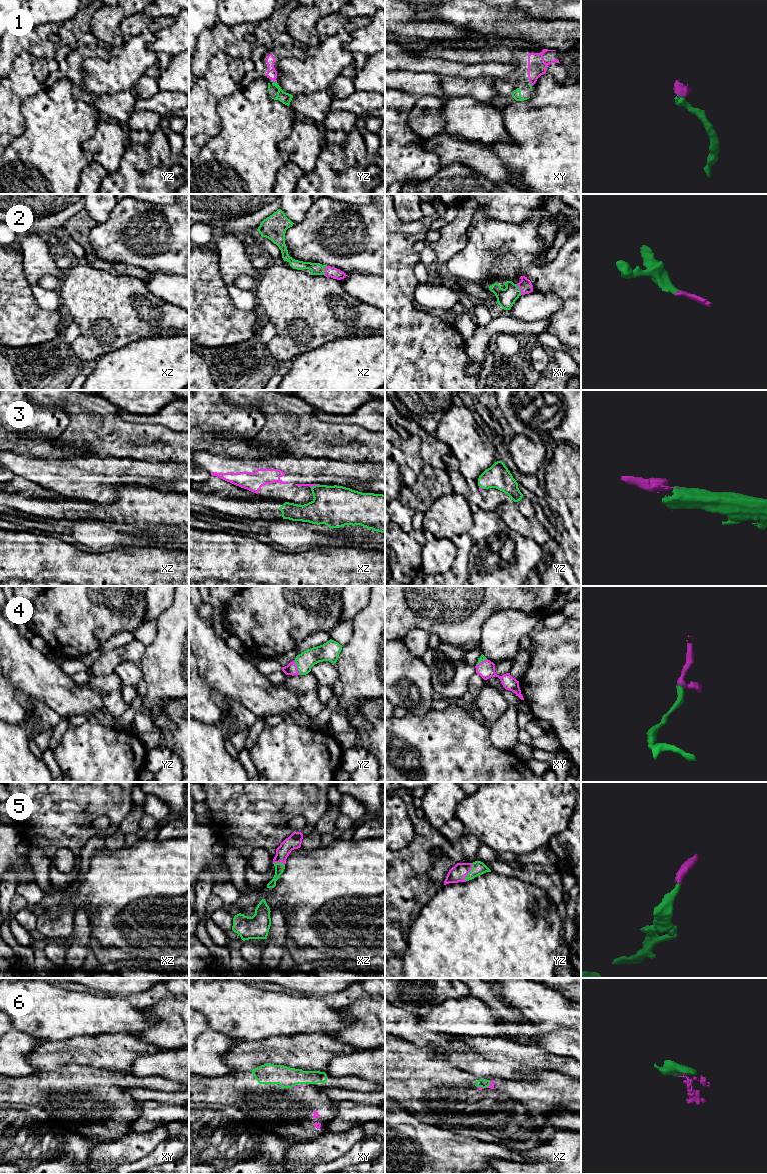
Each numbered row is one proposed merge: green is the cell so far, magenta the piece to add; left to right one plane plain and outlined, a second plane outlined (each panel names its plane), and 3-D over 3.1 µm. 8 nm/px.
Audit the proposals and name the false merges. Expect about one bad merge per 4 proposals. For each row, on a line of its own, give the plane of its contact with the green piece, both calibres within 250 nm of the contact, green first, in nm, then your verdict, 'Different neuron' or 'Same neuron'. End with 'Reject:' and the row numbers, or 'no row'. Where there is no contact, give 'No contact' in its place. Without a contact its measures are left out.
1: Touches green in yz. Thickness 90 nm (green) against 80 nm. Same neuron
2: Touches green in xy. Thickness 150 nm (green) against 110 nm. Same neuron
3: Touches green in xz. Thickness 340 nm (green) against 30 nm. Different neuron
4: Touches green in yz. Thickness 150 nm (green) against 100 nm. Same neuron
5: Touches green in yz. Thickness 110 nm (green) against 130 nm. Same neuron
6: Touches green in xz. Thickness 70 nm (green) against 40 nm. Same neuron
Reject: 3

